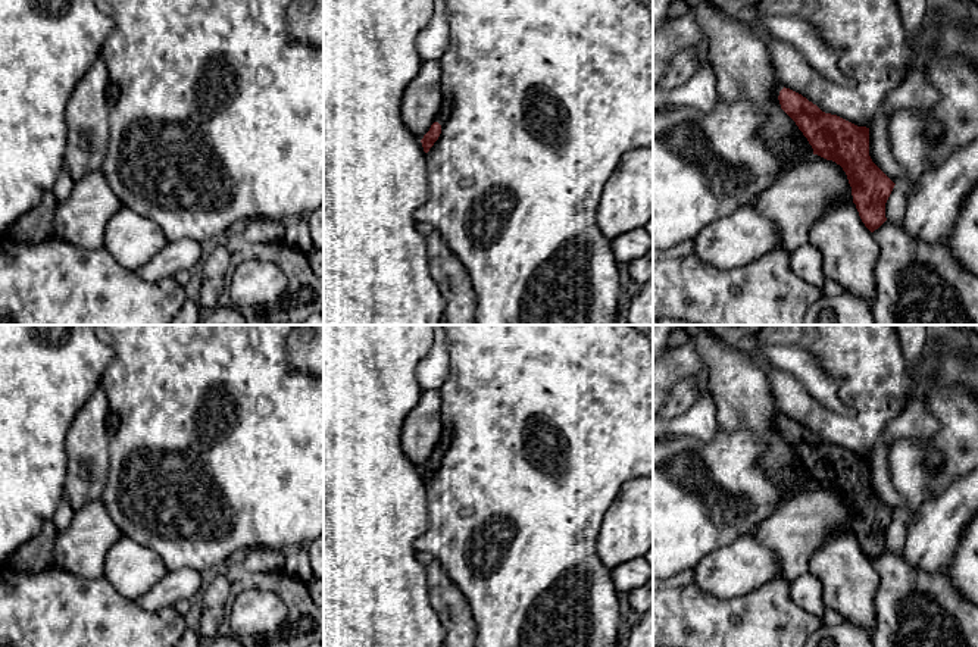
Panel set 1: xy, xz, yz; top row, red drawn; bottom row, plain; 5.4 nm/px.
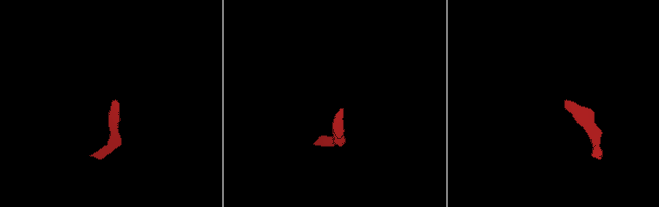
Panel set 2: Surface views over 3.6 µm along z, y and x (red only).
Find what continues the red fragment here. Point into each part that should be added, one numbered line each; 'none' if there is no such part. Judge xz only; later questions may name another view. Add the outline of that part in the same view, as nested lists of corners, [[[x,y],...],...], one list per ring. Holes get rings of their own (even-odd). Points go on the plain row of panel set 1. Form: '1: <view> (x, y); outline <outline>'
1: xz (441, 446); outline [[[443,426],[441,437],[440,437],[434,451],[438,451],[443,457],[444,451],[449,447],[449,443],[450,443],[450,431],[447,426]]]

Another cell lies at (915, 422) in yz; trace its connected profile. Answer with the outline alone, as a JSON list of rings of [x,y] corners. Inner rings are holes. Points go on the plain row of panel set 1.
[[[932,378],[921,381],[904,410],[884,428],[887,454],[896,441],[912,440],[922,447],[927,466],[932,471],[938,469],[944,462],[943,453],[932,443],[938,421],[925,407],[927,391],[937,384]]]

